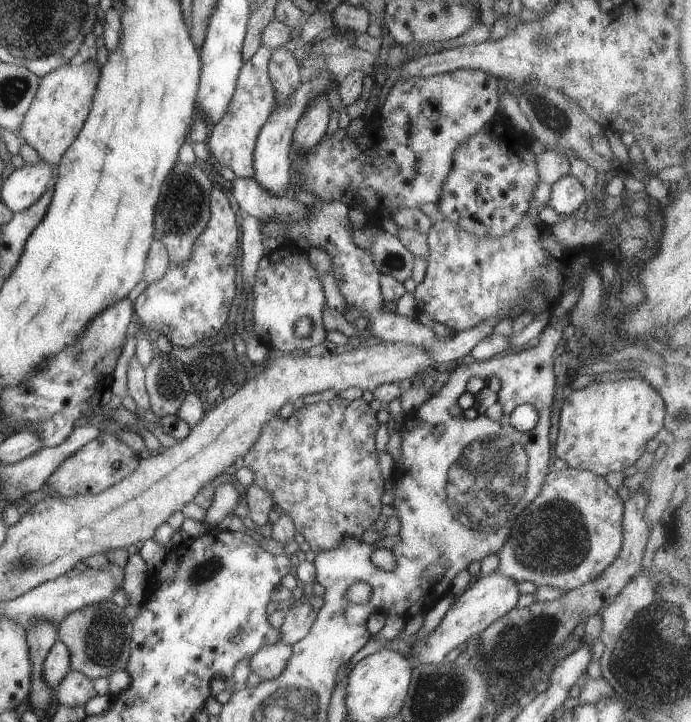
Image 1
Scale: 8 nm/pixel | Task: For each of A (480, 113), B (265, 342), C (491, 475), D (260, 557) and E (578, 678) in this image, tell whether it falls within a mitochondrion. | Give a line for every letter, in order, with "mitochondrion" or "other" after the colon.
A: other
B: other
C: mitochondrion
D: other
E: other

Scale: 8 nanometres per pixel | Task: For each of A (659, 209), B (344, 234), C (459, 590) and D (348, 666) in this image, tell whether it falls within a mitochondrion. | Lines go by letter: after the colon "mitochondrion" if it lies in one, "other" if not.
A: other
B: other
C: other
D: other

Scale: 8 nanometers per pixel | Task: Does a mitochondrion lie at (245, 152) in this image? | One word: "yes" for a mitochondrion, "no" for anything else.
no

